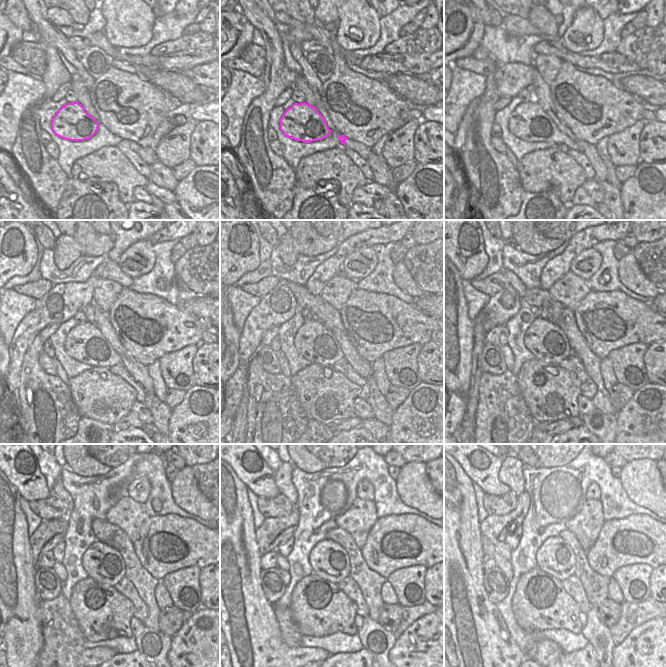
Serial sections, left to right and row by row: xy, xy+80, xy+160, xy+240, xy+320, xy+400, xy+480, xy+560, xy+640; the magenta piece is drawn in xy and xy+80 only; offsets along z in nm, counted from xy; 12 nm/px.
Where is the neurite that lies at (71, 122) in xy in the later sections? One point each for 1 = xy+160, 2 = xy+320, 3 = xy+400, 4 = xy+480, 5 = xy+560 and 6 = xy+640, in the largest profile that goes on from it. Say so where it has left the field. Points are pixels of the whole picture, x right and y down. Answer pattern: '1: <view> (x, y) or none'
1: xy+160 (528, 122)
2: xy+320 (316, 343)
3: xy+400 (546, 341)
4: xy+480 (104, 564)
5: xy+560 (329, 560)
6: xy+640 (555, 557)

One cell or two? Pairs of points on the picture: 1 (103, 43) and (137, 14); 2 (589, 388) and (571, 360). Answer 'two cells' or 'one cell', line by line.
1: two cells
2: one cell

